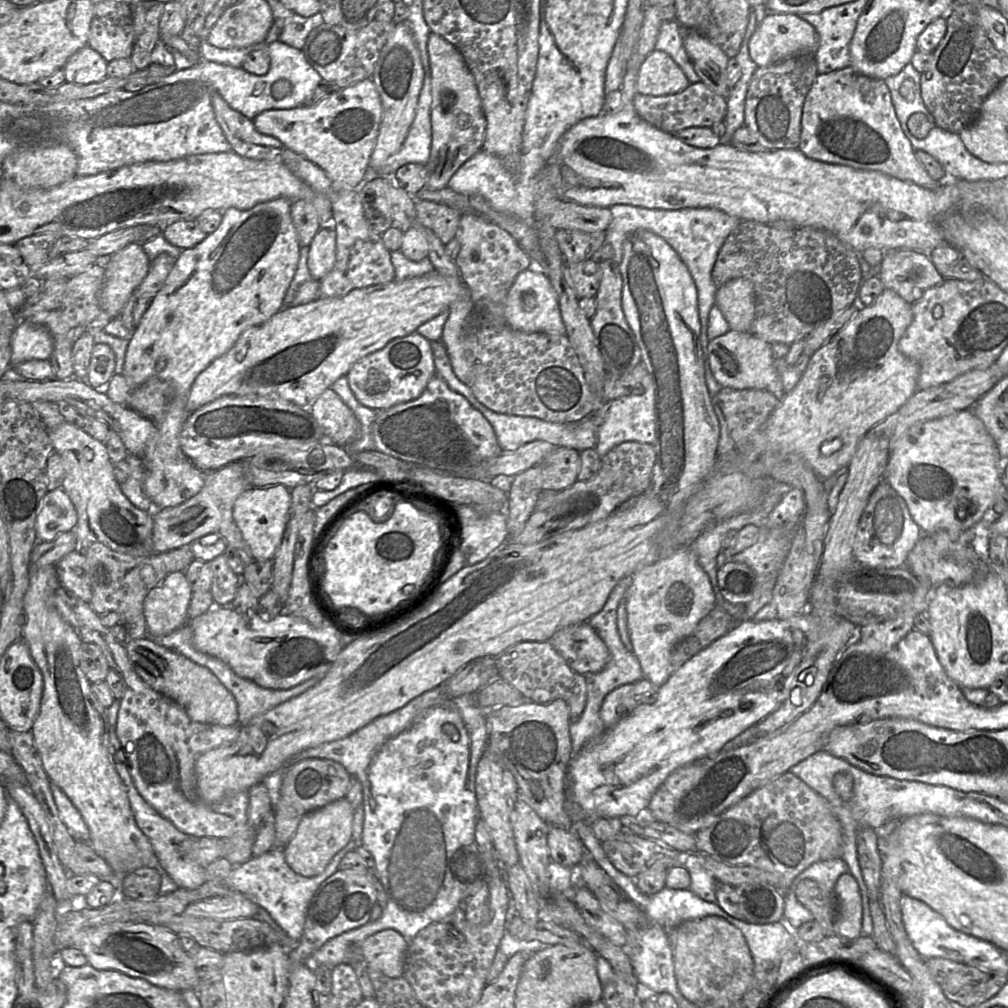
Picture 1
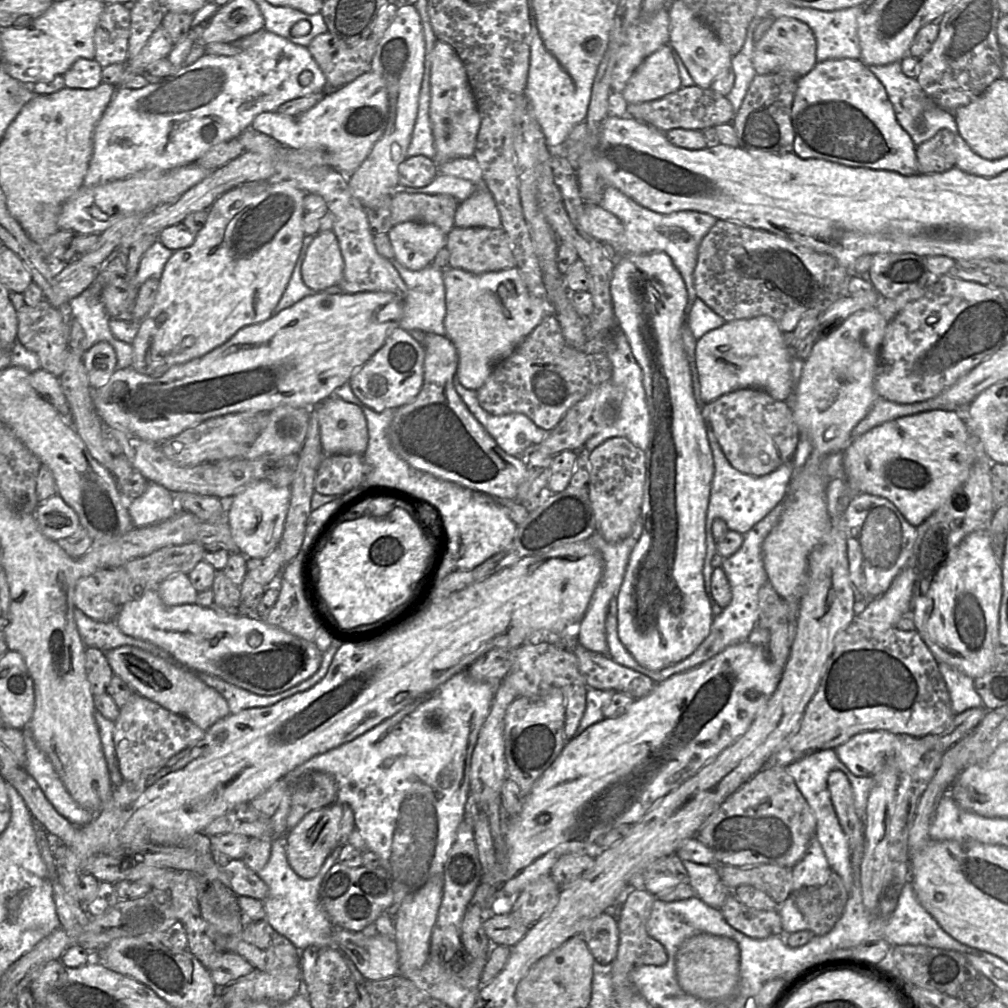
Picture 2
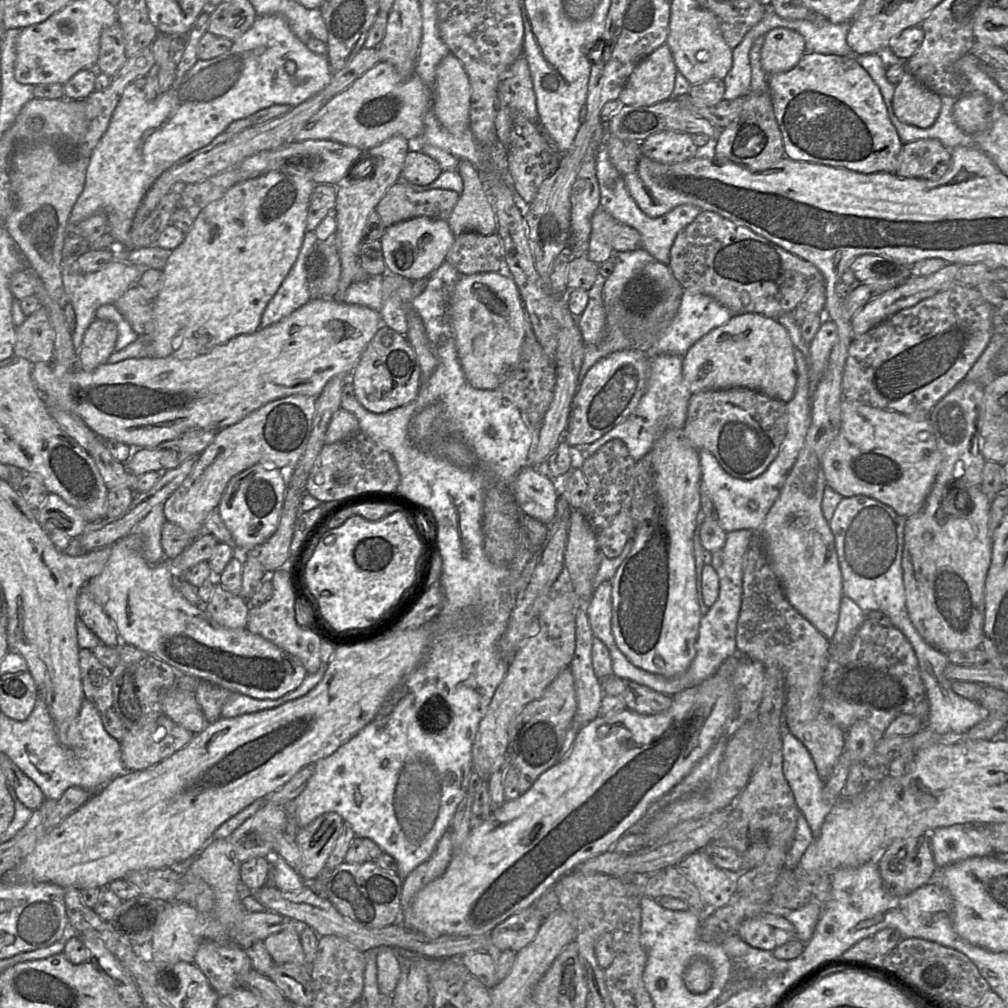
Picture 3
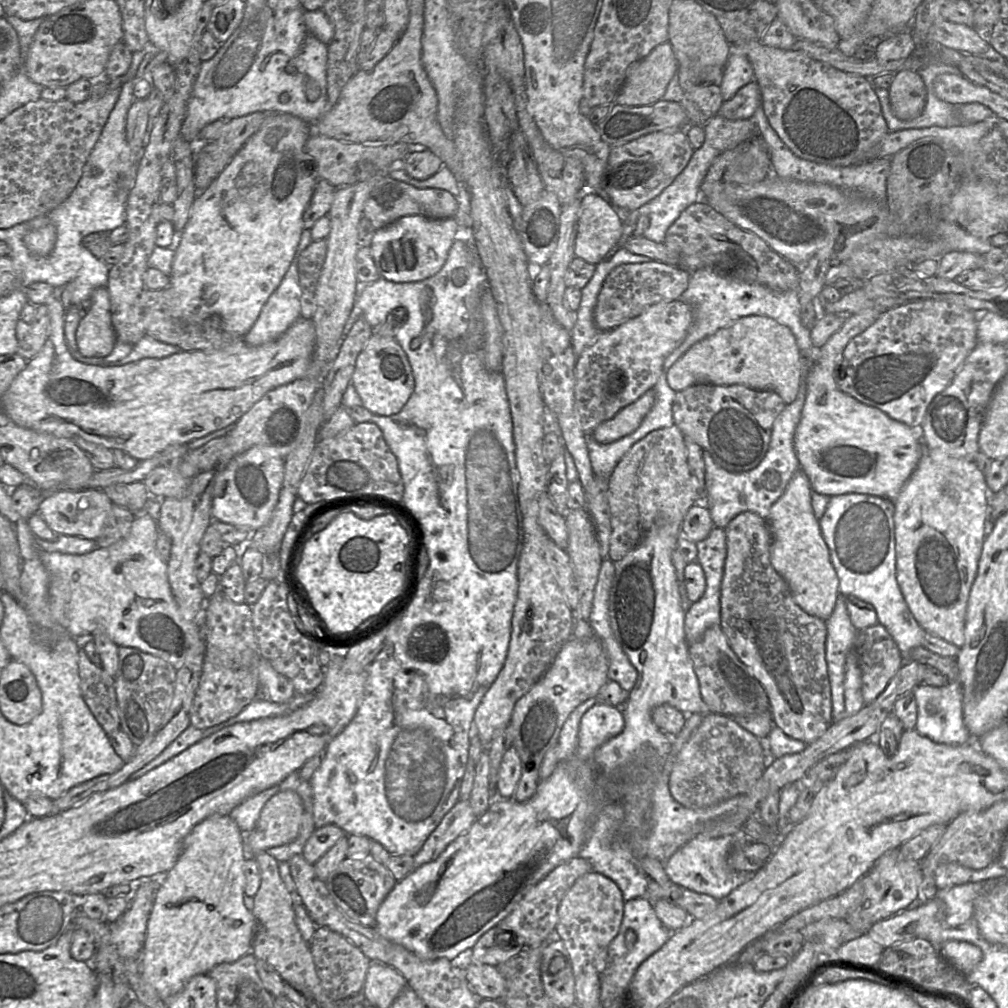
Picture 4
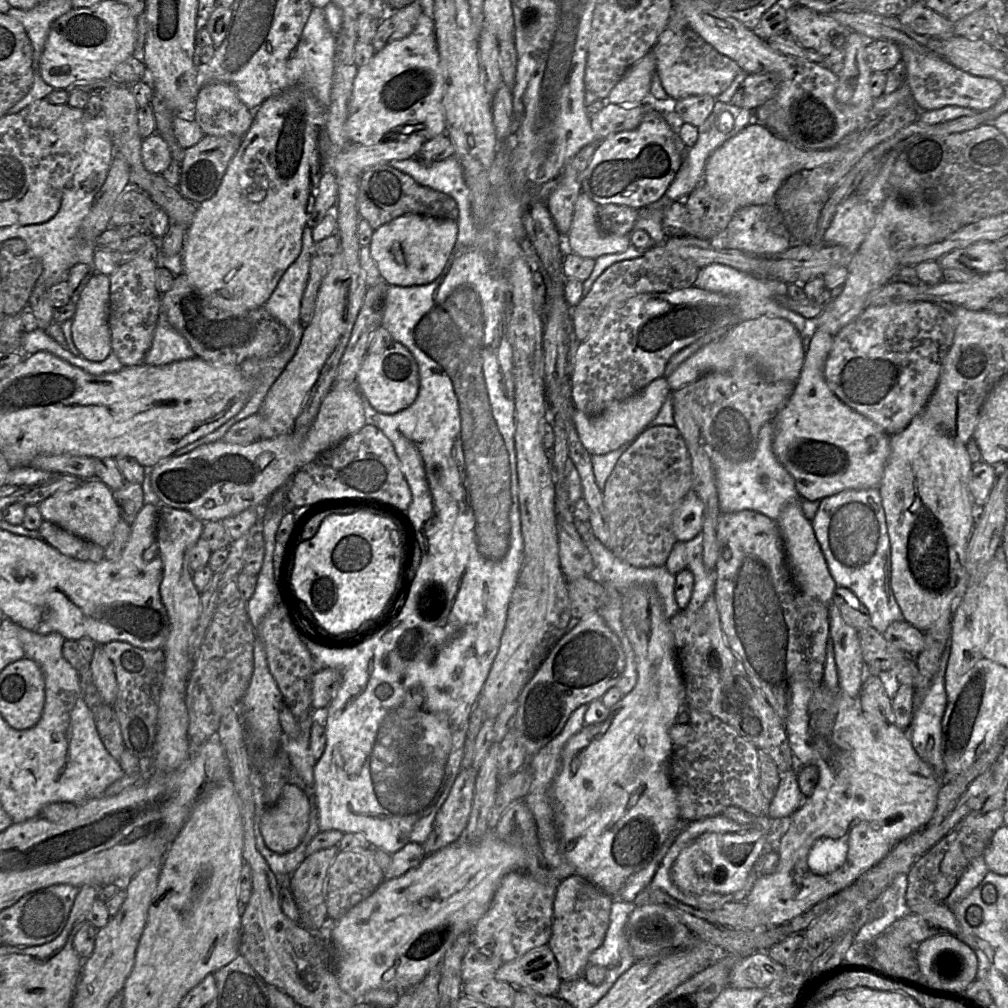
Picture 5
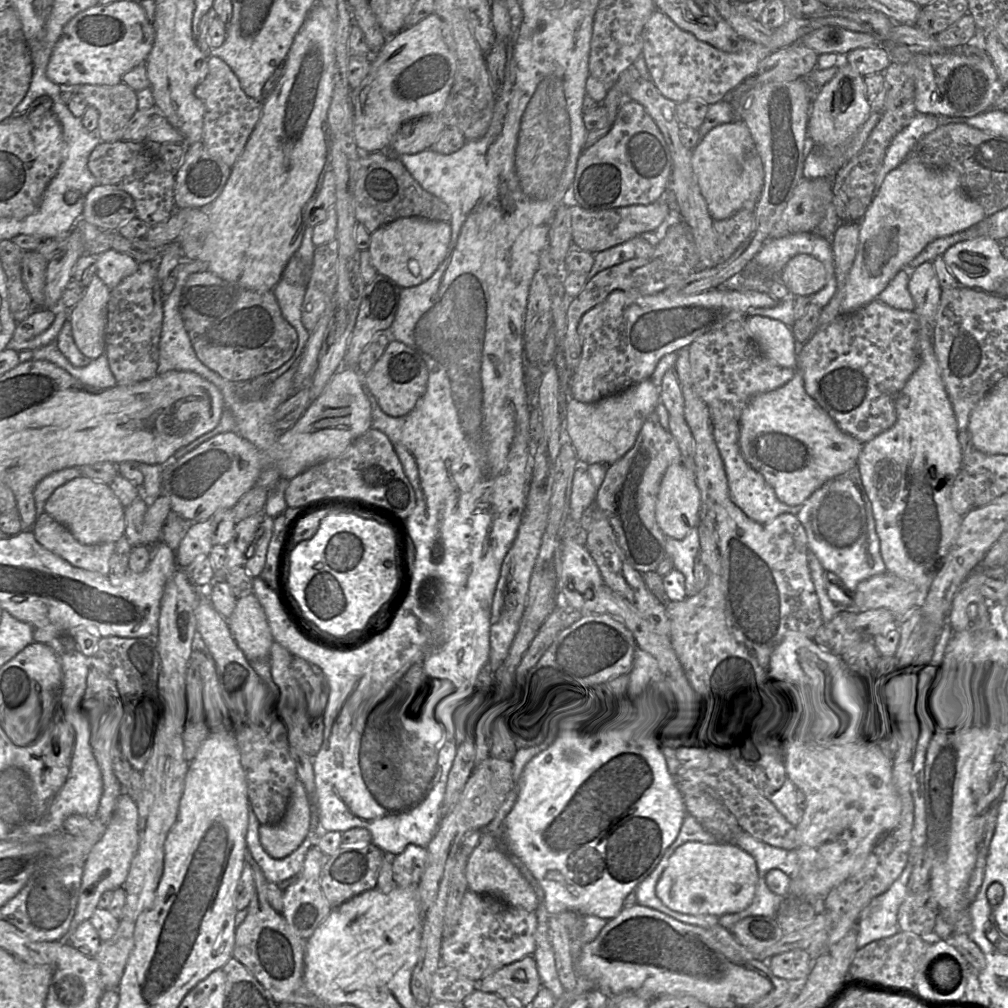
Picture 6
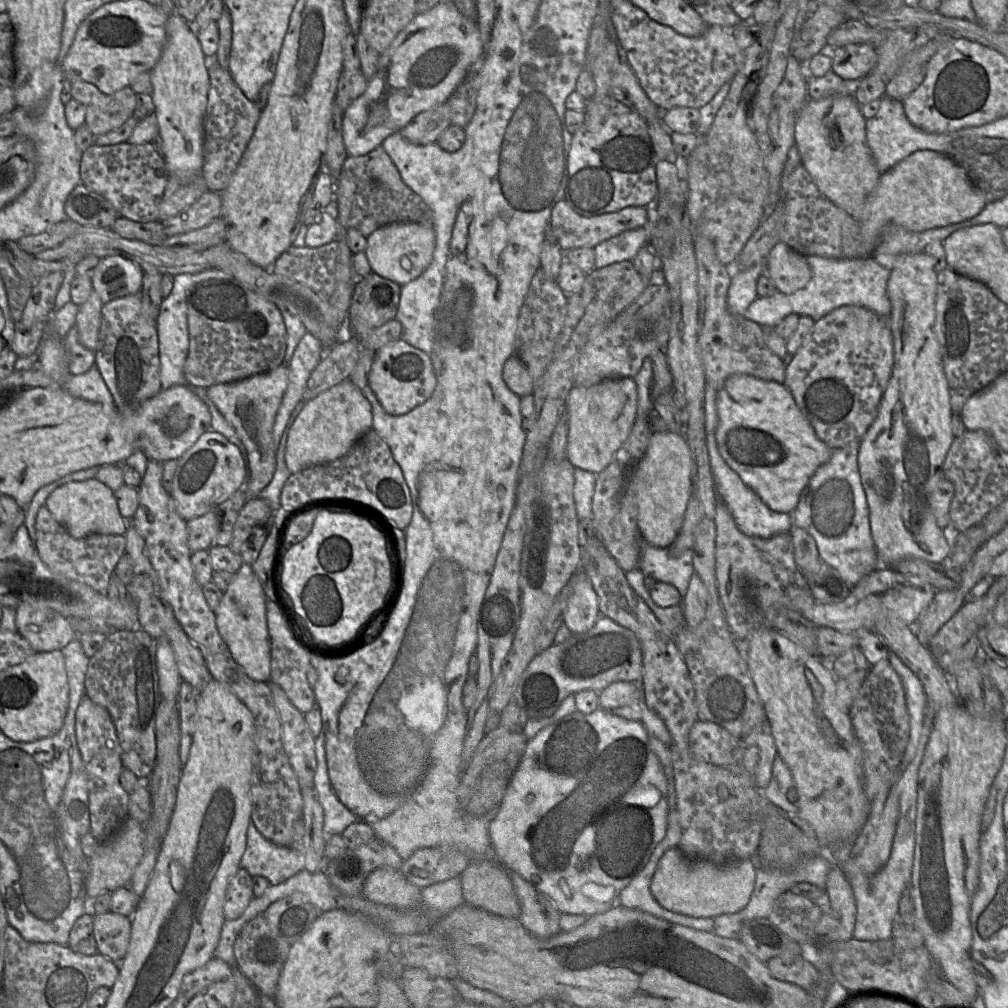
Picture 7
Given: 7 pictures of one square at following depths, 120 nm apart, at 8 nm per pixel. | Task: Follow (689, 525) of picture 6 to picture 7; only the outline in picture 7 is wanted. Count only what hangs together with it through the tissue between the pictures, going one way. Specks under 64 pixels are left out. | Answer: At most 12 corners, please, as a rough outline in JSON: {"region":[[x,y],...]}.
{"region":[[655,432],[637,487],[646,544],[668,548],[694,492],[681,432]]}

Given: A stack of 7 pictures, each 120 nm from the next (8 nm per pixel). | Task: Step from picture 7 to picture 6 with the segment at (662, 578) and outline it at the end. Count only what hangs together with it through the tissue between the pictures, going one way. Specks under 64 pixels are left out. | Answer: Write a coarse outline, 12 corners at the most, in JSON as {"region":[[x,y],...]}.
{"region":[[696,528],[682,540],[666,539],[673,569],[685,578],[686,598],[696,595]]}

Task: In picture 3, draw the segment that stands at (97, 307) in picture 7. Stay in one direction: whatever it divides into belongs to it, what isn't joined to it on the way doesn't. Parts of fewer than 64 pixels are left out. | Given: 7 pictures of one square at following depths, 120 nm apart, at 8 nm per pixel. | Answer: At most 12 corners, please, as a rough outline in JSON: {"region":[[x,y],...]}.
{"region":[[95,319],[85,331],[78,368],[93,371],[114,353],[114,323]]}

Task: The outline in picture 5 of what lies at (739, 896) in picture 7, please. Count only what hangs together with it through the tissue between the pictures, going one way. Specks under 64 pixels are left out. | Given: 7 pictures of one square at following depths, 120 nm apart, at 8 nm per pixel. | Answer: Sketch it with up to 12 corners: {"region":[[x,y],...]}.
{"region":[[757,829],[705,833],[672,868],[685,893],[733,895],[763,854]]}

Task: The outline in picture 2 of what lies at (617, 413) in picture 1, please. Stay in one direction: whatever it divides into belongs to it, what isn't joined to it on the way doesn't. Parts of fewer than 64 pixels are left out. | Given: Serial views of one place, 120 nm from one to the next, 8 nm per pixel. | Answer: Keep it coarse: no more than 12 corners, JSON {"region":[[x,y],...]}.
{"region":[[621,328],[605,352],[611,380],[622,391],[612,425],[587,440],[591,453],[624,437],[645,451],[650,416],[643,373]]}

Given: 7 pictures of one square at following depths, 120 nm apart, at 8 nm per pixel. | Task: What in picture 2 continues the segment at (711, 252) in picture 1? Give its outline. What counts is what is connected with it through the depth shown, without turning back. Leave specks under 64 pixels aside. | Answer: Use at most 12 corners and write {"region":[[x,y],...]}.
{"region":[[613,186],[601,206],[624,225],[617,255],[665,252],[698,298],[694,270],[718,219],[691,210],[660,214]]}

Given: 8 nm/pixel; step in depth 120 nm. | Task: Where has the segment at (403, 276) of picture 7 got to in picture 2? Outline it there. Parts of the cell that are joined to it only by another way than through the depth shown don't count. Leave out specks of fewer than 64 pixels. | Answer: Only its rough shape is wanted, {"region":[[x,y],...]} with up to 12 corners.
{"region":[[403,222],[387,235],[411,271],[431,265],[447,244],[432,224]]}

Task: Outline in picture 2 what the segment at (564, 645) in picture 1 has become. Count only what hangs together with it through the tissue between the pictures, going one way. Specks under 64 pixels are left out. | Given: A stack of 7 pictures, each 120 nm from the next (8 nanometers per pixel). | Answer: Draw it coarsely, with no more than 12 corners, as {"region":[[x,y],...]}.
{"region":[[586,649],[573,653],[590,688],[639,699],[656,687],[648,676]]}

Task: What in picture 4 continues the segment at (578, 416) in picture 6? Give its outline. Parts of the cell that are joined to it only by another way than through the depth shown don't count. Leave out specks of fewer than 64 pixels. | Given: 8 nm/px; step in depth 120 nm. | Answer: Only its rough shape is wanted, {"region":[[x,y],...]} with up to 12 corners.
{"region":[[653,388],[589,435],[610,443],[635,431],[655,403]]}

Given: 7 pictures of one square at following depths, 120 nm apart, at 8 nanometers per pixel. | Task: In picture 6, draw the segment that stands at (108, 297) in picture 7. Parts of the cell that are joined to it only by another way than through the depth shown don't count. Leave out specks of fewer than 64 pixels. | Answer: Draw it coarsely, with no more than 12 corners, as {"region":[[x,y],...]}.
{"region":[[109,249],[96,257],[96,275],[112,290],[138,269],[130,255]]}

